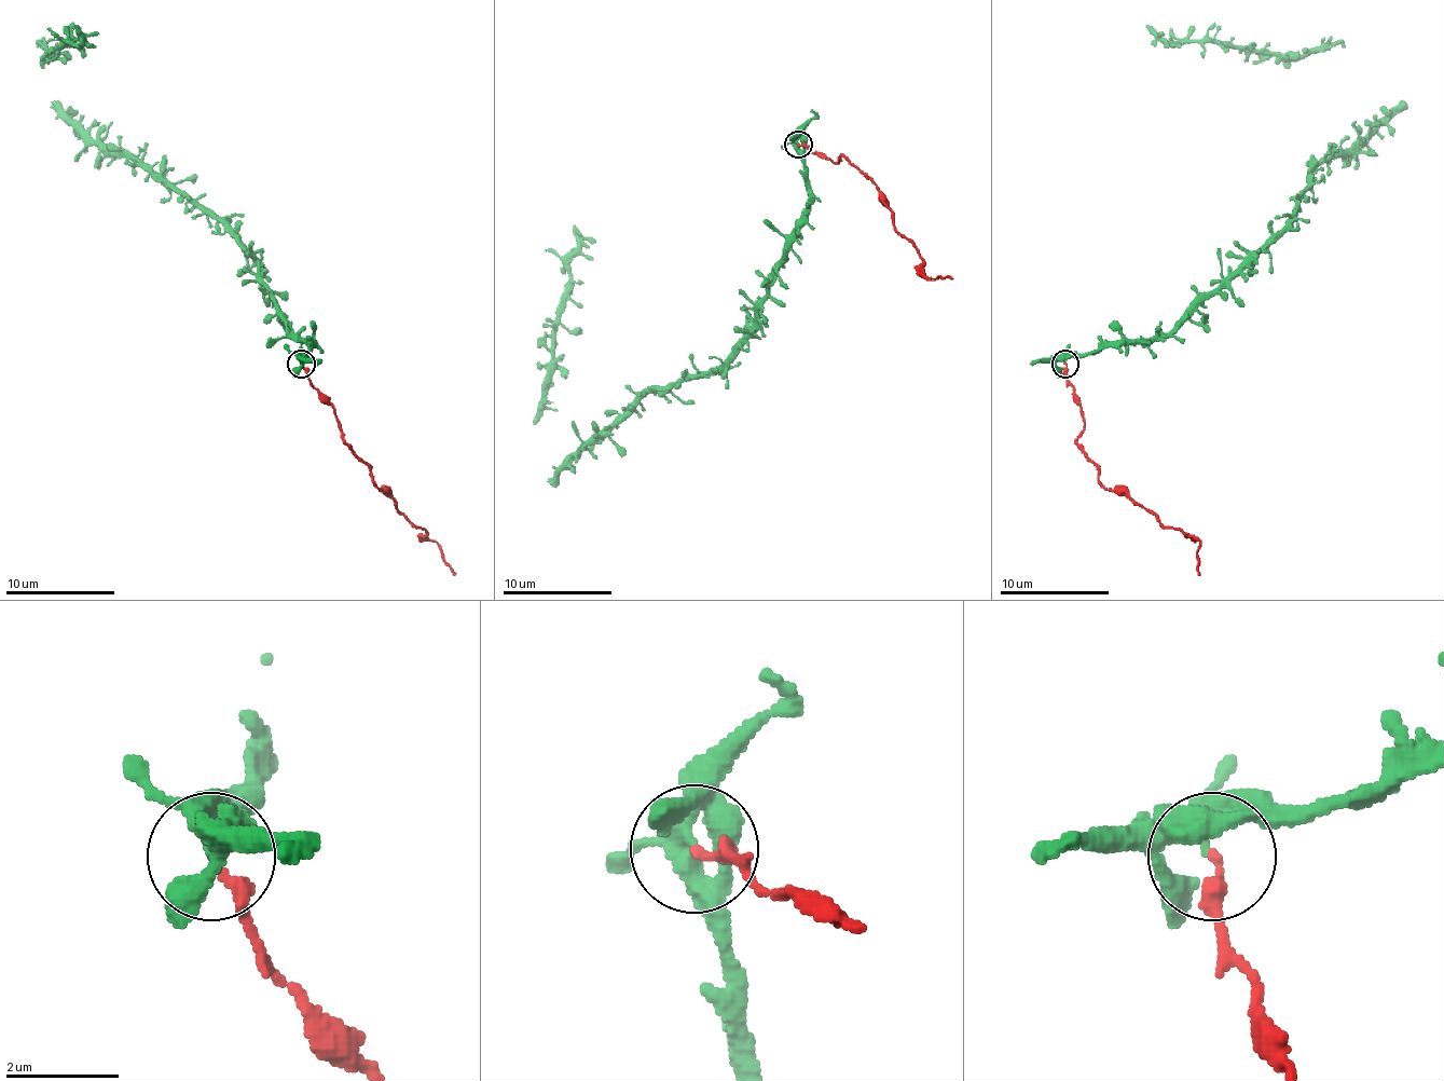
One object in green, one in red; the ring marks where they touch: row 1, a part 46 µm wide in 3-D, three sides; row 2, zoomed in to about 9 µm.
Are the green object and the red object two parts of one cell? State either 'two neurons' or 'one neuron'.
two neurons

